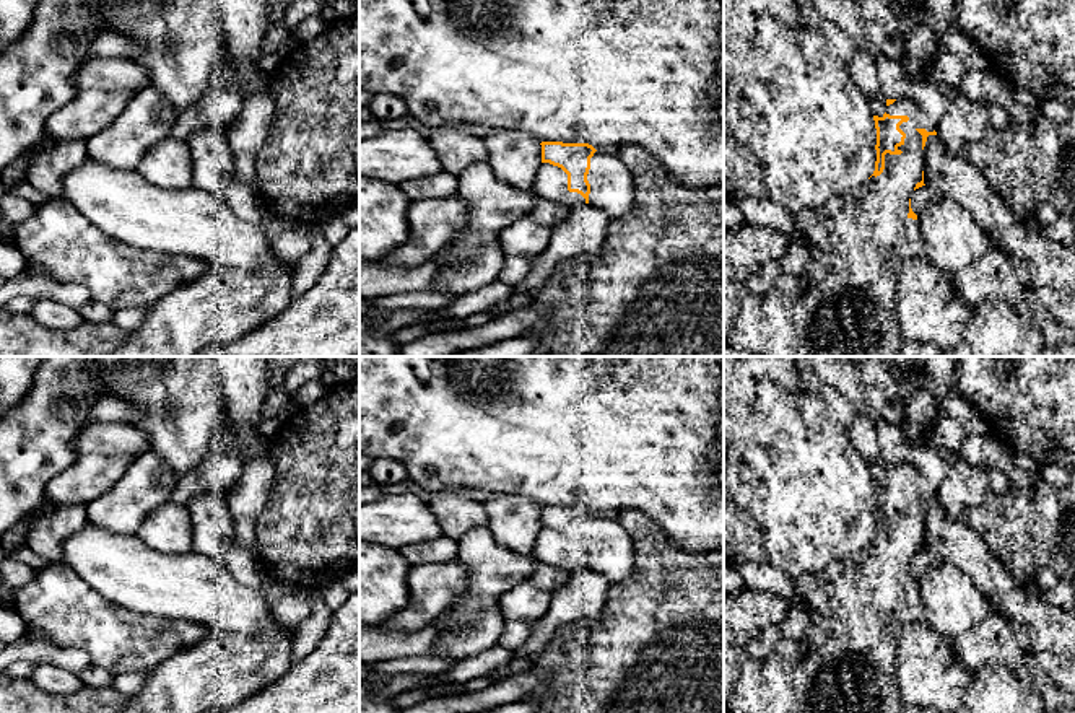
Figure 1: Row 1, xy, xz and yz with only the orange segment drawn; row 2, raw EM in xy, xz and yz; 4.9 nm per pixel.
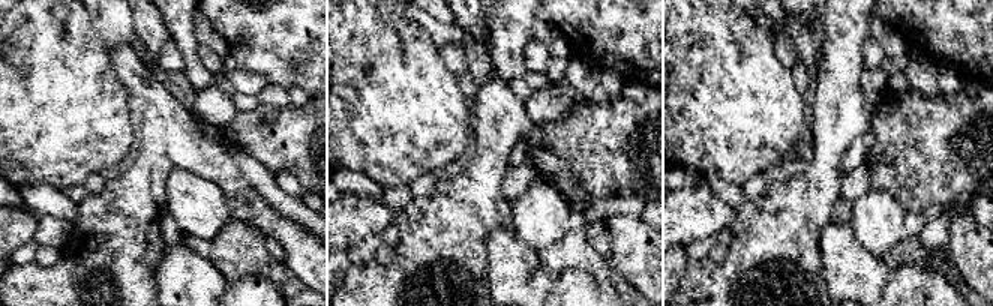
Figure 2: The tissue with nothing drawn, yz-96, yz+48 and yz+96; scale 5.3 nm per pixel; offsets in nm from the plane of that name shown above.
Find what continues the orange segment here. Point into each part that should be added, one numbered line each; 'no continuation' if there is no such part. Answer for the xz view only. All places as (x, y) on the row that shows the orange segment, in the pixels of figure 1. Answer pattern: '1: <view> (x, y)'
1: xz (550, 183)

